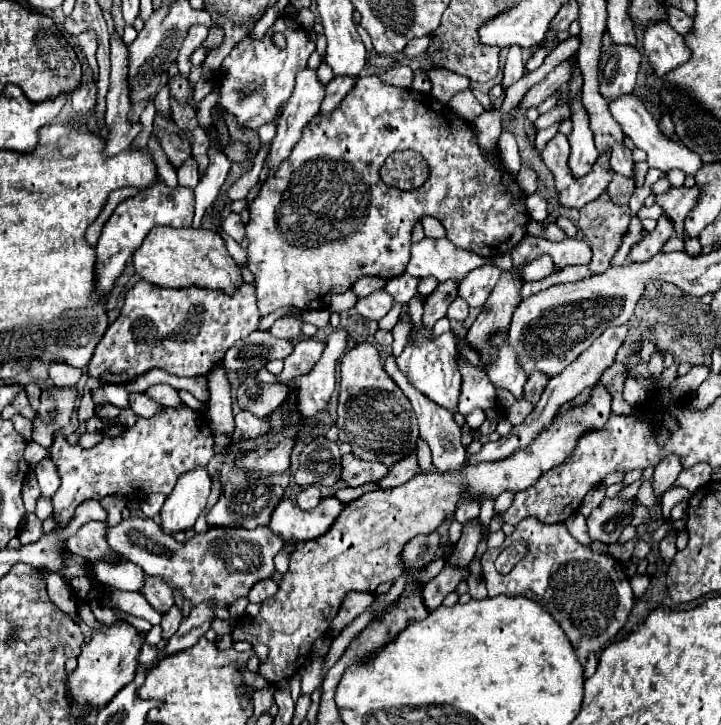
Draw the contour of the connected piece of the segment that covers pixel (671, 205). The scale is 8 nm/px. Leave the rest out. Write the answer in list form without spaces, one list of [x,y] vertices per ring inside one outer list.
[[[670,187],[664,195],[656,195],[656,203],[662,205],[664,213],[668,219],[672,219],[676,233],[680,235],[680,231],[684,231],[682,223],[684,217],[688,215],[688,211],[696,205],[696,187],[686,189],[686,187]]]

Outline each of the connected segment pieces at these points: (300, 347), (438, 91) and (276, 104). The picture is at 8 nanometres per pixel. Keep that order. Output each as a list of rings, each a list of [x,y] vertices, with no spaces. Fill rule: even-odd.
[[[304,339],[294,345],[294,351],[284,359],[284,369],[276,375],[278,381],[294,381],[300,375],[308,375],[324,351],[324,343],[316,339]]]
[[[428,67],[426,73],[428,73],[430,83],[432,83],[430,95],[438,103],[448,103],[456,93],[470,89],[470,81],[462,75],[452,73],[452,71],[446,71],[446,69],[440,69],[440,67]]]
[[[278,17],[276,23],[268,29],[264,39],[254,41],[252,37],[246,37],[240,41],[232,53],[222,61],[220,75],[216,79],[222,79],[220,87],[220,107],[228,107],[228,113],[236,115],[238,123],[250,125],[252,119],[262,115],[262,125],[276,123],[280,117],[280,111],[284,103],[290,99],[294,91],[294,79],[298,71],[306,67],[308,57],[314,53],[314,43],[306,37],[306,31],[302,25],[292,17]],[[282,33],[286,37],[286,47],[280,49],[274,45],[272,35]]]

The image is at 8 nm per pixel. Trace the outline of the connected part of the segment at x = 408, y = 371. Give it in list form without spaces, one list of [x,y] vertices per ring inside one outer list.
[[[416,295],[414,299],[408,301],[408,317],[410,317],[410,335],[408,343],[402,351],[402,355],[396,359],[400,371],[408,377],[408,381],[422,391],[426,397],[434,399],[434,403],[446,407],[448,411],[456,409],[458,403],[458,393],[460,393],[460,371],[458,371],[458,347],[454,335],[448,331],[444,335],[434,337],[432,329],[424,325],[422,321],[424,315],[424,303]]]

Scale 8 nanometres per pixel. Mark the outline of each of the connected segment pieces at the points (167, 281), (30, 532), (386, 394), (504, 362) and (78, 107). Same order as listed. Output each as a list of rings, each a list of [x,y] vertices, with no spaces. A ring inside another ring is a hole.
[[[156,225],[148,235],[146,241],[134,251],[132,263],[136,273],[154,285],[160,287],[212,287],[224,289],[232,293],[240,283],[242,275],[236,261],[228,255],[226,245],[220,235],[208,229],[172,229],[164,225]]]
[[[28,513],[22,527],[20,527],[20,533],[18,533],[18,539],[20,539],[20,545],[28,545],[36,539],[42,539],[46,533],[42,529],[42,521],[34,515],[34,513]]]
[[[358,343],[340,359],[340,397],[338,419],[340,441],[352,445],[352,453],[362,459],[376,459],[392,467],[416,451],[418,423],[416,415],[402,395],[400,387],[386,375],[378,349],[372,343]]]
[[[504,335],[504,343],[500,343],[500,359],[496,361],[496,367],[488,367],[488,377],[496,389],[508,389],[514,393],[516,399],[522,395],[522,387],[526,383],[524,371],[520,371],[516,363],[516,355],[508,351],[508,337]]]
[[[94,83],[82,85],[72,93],[72,109],[78,113],[88,113],[96,103],[96,87]]]

